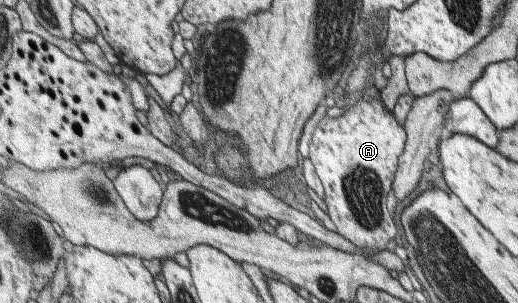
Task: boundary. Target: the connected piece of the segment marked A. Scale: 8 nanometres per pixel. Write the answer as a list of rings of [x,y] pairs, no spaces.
[[[379,97],[373,101],[358,99],[336,118],[324,115],[312,133],[309,158],[324,186],[324,202],[337,226],[336,232],[357,247],[383,251],[387,250],[385,246],[391,240],[396,241],[399,234],[387,198],[393,190],[393,180],[399,171],[399,160],[404,154],[408,134]]]

